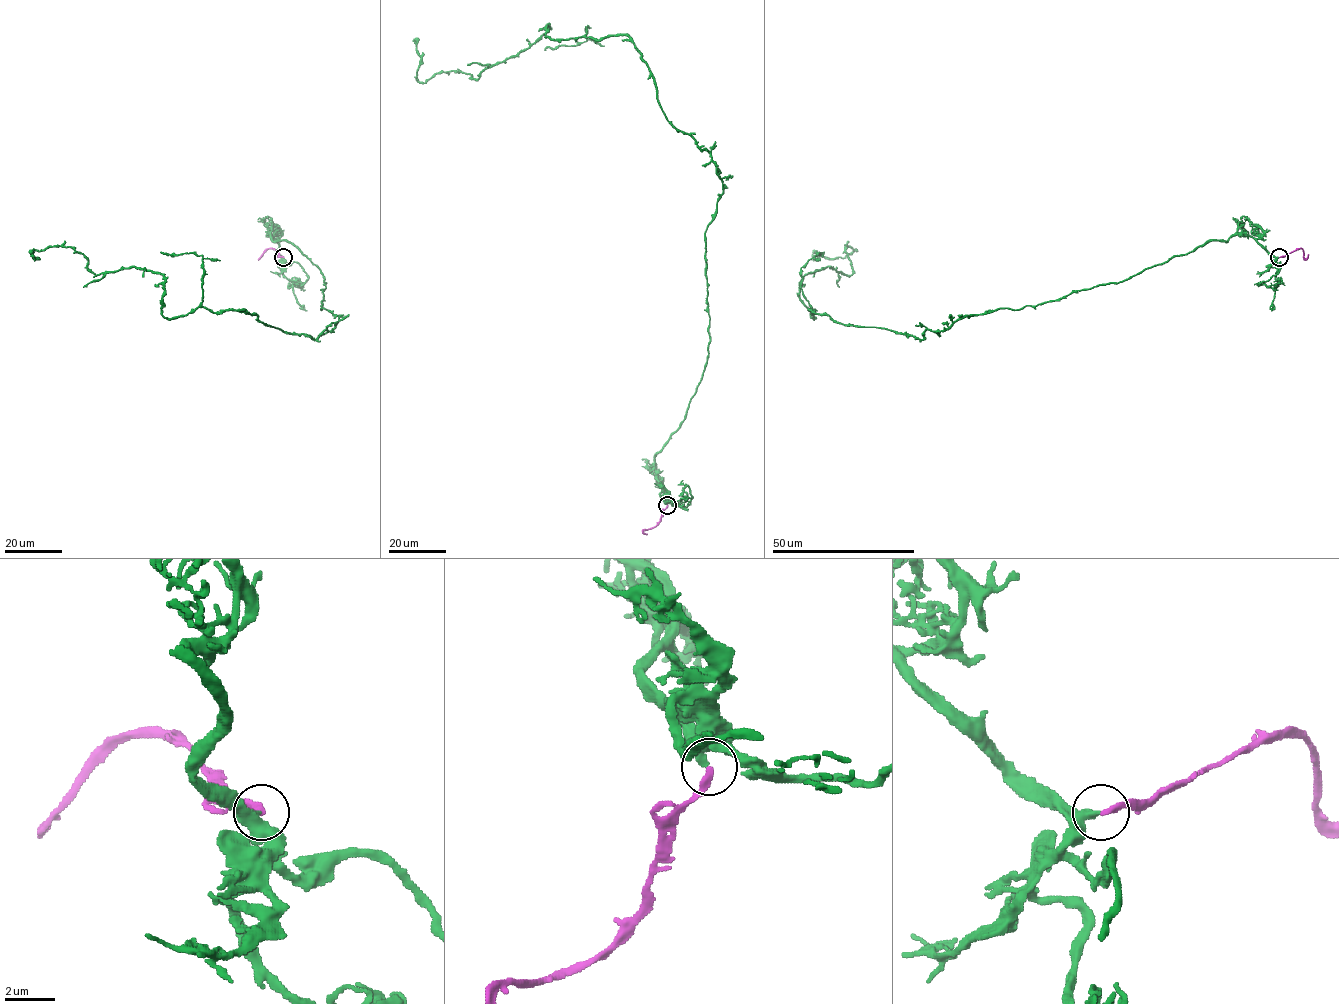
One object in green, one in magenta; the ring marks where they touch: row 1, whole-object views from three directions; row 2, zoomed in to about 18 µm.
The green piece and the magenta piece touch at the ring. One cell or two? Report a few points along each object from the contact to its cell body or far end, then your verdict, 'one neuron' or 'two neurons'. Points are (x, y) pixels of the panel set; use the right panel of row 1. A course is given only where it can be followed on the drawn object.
course green (1279, 257), (1233, 234), (922, 339), (812, 318), (800, 280), (850, 275), (845, 247), (856, 251), (812, 250); course magenta (1279, 257), (1299, 249), (1303, 250), (1305, 258), (1308, 254); one neuron

